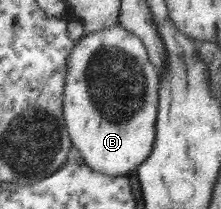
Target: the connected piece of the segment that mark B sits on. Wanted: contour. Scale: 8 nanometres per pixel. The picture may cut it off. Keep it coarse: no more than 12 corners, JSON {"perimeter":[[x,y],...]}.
{"perimeter":[[118,23],[85,33],[63,111],[83,162],[127,176],[156,138],[159,72]]}

